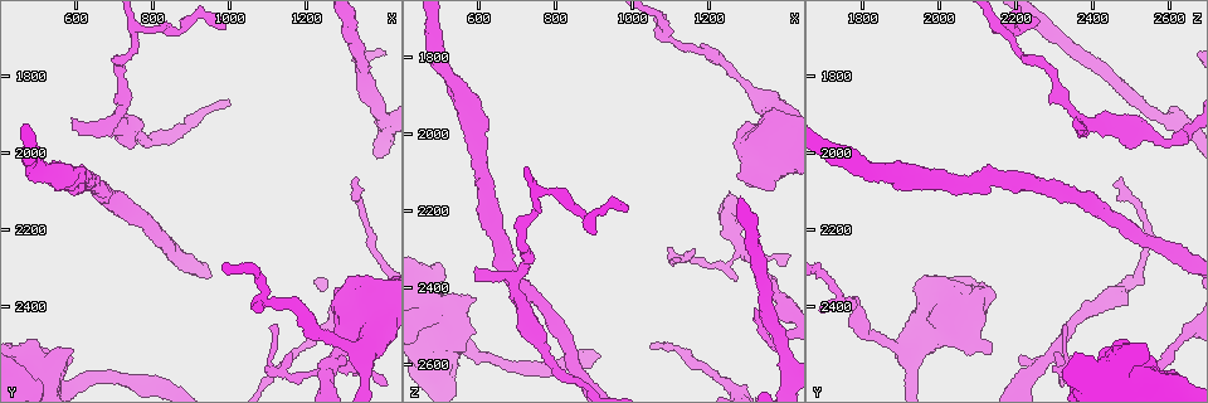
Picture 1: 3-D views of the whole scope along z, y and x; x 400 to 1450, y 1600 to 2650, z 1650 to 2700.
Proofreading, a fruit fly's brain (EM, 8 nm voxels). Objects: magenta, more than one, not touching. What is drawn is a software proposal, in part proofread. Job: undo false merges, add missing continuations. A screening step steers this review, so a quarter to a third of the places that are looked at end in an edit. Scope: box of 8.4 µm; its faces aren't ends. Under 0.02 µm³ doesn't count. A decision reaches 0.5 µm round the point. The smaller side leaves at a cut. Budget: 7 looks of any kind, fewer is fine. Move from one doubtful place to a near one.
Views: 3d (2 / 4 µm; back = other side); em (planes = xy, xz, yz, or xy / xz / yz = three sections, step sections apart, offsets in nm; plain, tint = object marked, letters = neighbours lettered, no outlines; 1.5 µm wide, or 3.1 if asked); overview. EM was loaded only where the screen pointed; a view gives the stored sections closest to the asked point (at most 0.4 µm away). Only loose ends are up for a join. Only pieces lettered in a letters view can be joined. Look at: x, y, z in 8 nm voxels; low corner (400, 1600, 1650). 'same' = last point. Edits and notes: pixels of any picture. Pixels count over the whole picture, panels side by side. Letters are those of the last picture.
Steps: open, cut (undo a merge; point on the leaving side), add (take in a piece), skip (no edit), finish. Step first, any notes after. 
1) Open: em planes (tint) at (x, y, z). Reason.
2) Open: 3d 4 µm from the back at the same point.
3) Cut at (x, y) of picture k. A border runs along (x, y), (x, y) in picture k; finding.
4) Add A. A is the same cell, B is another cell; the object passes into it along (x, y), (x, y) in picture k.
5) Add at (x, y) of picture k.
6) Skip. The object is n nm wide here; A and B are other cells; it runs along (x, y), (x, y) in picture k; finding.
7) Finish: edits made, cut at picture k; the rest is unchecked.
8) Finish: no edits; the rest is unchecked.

Open: em planes (letters) at (1335, 2060, 2470). End of a long branch.

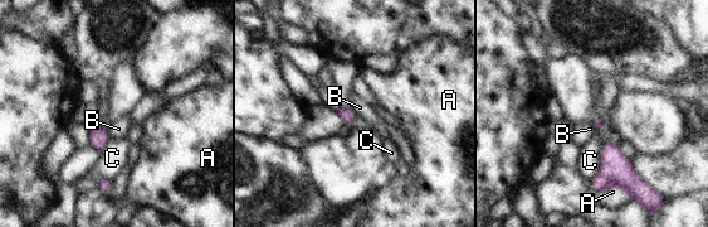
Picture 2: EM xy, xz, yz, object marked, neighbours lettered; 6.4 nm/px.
Skip. A, B and C are other cells; a border runs along (108, 128), (107, 138) in picture 2; none of them fits.

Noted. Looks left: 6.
Open: em xy step 8 (letters) at (990, 1675, 2195). Tapers out.

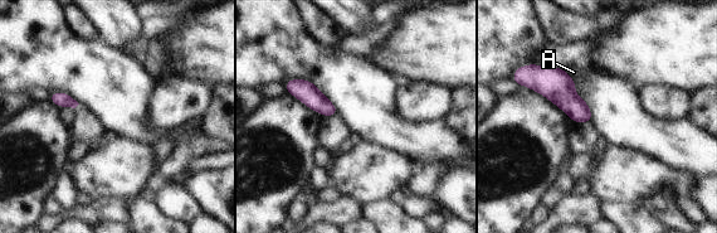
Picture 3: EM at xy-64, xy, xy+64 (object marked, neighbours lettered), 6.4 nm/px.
Open: em planes (letters) at the same point.

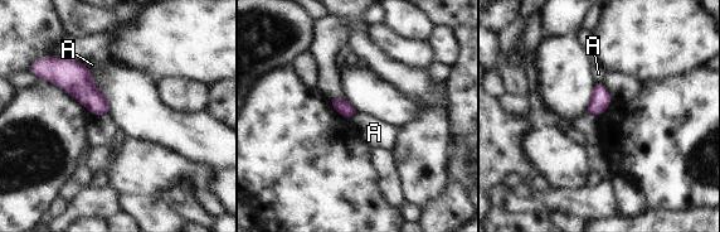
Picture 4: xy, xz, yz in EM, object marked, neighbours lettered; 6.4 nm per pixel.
Skip. The object is 100 nm wide here; A is another cell; none of them fits.

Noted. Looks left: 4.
Open: em xz step 8 (letters) at (1100, 2385, 1755). Abrupt turn.

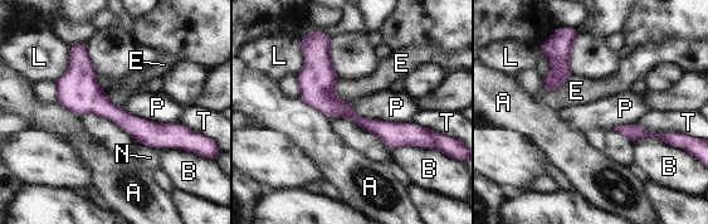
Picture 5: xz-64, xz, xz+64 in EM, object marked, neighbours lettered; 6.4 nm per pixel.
Skip. A, B, E, L, N, P and T are other cells; a border runs along (352, 103), (357, 116), (411, 123) in picture 5; continuous, no second neuron.

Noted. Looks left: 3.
Finish: no edits; the rest is unchecked.

